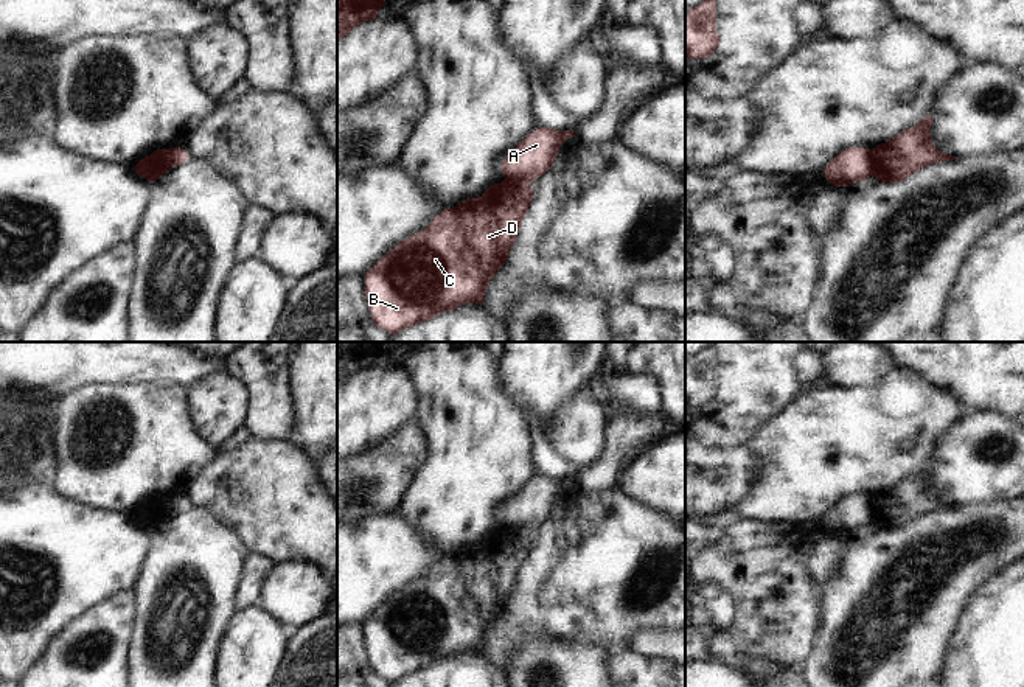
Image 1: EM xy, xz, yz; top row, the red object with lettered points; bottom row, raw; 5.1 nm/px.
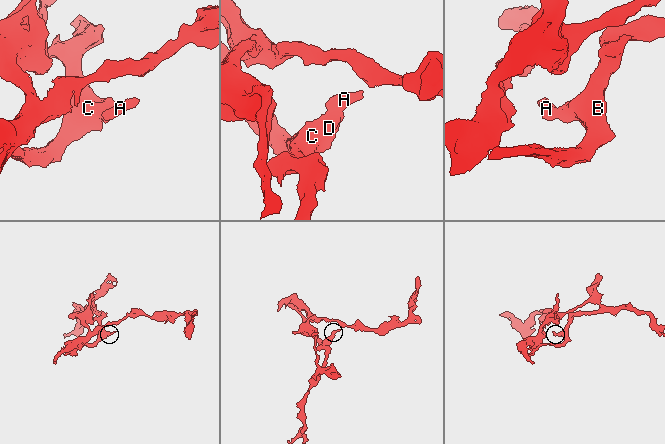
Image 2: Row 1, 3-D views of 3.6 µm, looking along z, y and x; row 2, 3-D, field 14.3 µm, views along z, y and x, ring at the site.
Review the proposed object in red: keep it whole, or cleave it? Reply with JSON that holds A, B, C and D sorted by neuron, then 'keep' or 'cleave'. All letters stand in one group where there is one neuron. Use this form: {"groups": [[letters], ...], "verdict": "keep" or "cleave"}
{"groups": [["A"], ["B", "C", "D"]], "verdict": "cleave"}

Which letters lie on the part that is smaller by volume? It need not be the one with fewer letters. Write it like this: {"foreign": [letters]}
{"foreign": ["A"]}

